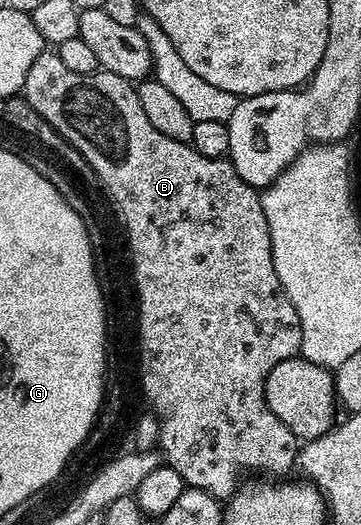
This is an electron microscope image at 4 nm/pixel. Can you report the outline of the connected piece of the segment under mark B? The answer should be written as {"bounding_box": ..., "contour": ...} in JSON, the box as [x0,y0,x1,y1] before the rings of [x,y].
{"bounding_box":[22,50,303,498],"contour":[[[45,50],[39,55],[37,62],[29,66],[22,95],[37,114],[47,116],[60,132],[66,133],[82,148],[80,154],[91,168],[94,179],[99,179],[101,188],[111,188],[111,192],[115,192],[115,200],[119,200],[119,208],[123,208],[127,224],[131,224],[131,244],[135,244],[135,268],[139,268],[139,292],[143,292],[143,378],[150,396],[147,402],[150,411],[154,412],[159,420],[158,447],[166,467],[177,470],[186,487],[200,488],[216,498],[227,498],[240,487],[239,475],[242,472],[264,472],[267,475],[264,477],[267,478],[283,478],[291,467],[296,467],[301,441],[292,434],[289,426],[285,426],[285,422],[281,422],[281,418],[277,418],[277,414],[273,414],[273,410],[269,410],[265,398],[265,382],[269,378],[269,370],[273,370],[277,362],[300,355],[303,347],[301,318],[297,318],[297,310],[293,302],[289,302],[273,266],[269,222],[265,222],[265,210],[261,210],[260,193],[244,182],[230,159],[205,157],[204,154],[196,152],[191,144],[165,138],[165,134],[161,134],[157,126],[149,122],[145,110],[141,110],[141,102],[135,90],[136,85],[132,81],[112,72],[100,70],[93,74],[73,74],[73,70],[65,70],[58,54]]]}

